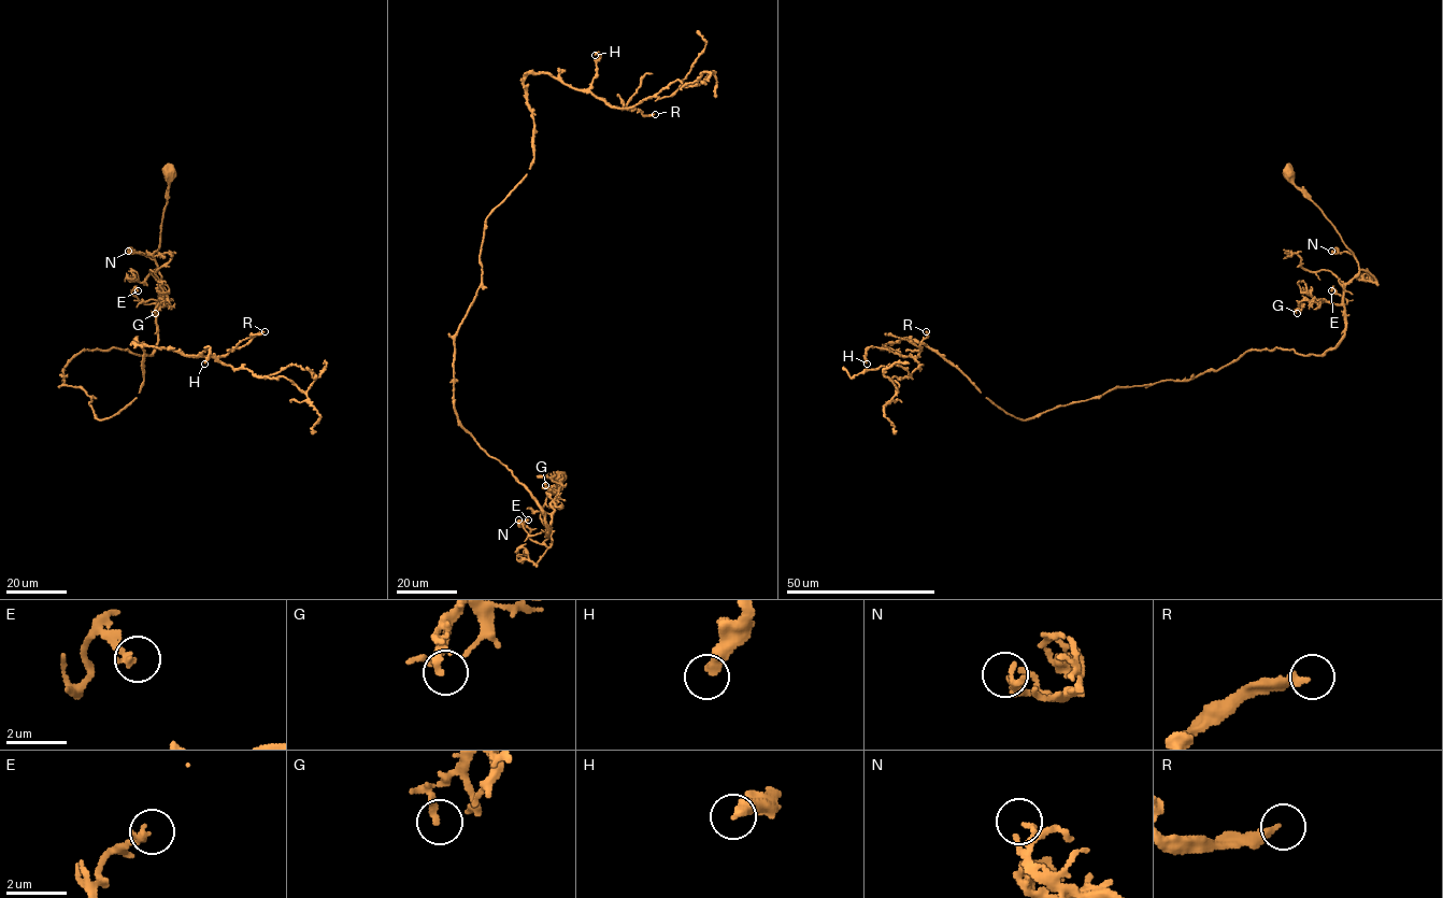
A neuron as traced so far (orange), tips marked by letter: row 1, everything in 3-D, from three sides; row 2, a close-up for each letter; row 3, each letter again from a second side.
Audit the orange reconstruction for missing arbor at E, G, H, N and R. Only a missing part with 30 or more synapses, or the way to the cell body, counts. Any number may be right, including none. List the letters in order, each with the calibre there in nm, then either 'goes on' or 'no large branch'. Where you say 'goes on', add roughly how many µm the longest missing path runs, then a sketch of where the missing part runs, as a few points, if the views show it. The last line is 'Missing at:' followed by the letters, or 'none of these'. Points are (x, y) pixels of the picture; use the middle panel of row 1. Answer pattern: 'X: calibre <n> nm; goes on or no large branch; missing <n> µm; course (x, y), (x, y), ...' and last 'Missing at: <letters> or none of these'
E: calibre 190 nm; no large branch
G: calibre 240 nm; no large branch
H: calibre 360 nm; no large branch
N: calibre 110 nm; no large branch
R: calibre 280 nm; goes on; missing 20 µm; course (655, 114), (672, 109), (698, 119), (701, 116)
Missing at: R

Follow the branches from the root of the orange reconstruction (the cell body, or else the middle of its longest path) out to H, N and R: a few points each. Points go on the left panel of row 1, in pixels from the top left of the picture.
H: (169, 171), (158, 344), (82, 350), (63, 381), (105, 419), (140, 390), (136, 339), (209, 346), (204, 364)
N: (169, 171), (159, 248), (153, 258), (140, 251), (128, 251)
R: (169, 171), (158, 344), (82, 350), (63, 383), (105, 419), (140, 390), (136, 339), (220, 356), (265, 331)

